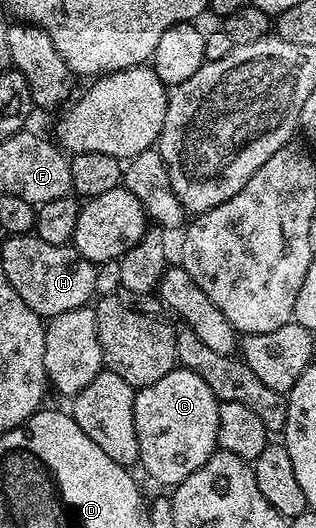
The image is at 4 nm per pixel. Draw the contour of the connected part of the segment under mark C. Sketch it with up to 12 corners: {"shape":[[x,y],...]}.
{"shape":[[176,367],[136,389],[140,467],[176,486],[218,451],[217,395]]}

